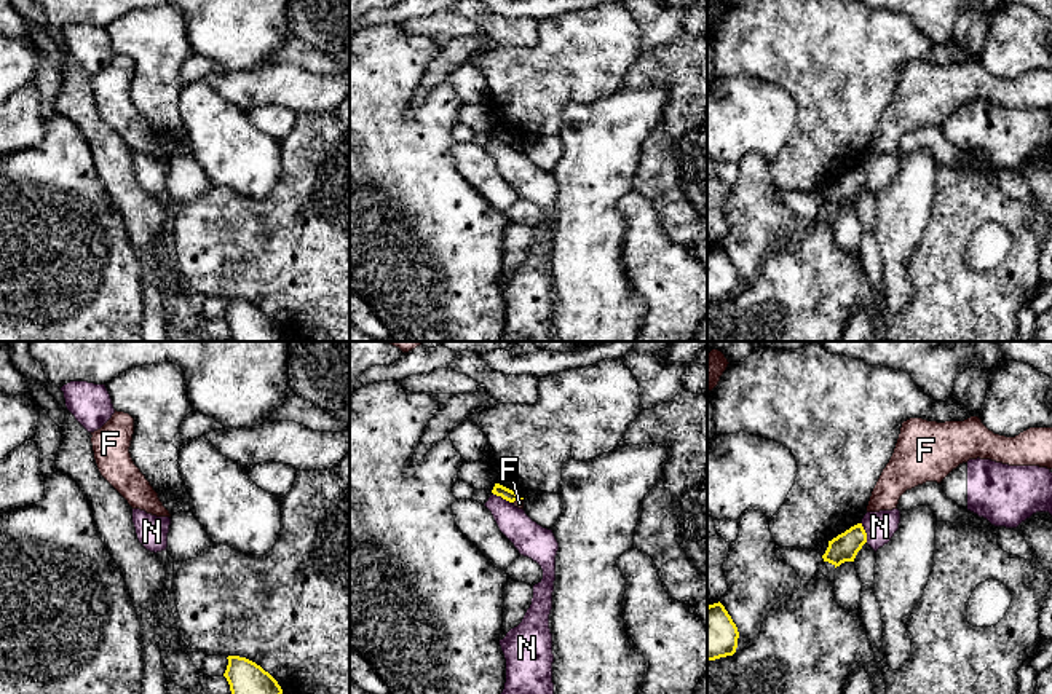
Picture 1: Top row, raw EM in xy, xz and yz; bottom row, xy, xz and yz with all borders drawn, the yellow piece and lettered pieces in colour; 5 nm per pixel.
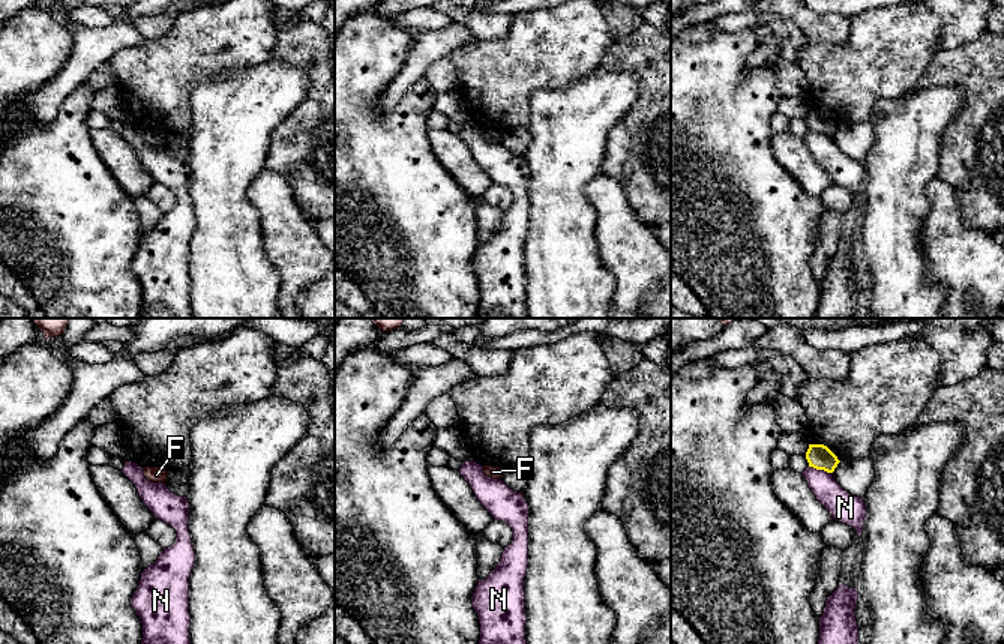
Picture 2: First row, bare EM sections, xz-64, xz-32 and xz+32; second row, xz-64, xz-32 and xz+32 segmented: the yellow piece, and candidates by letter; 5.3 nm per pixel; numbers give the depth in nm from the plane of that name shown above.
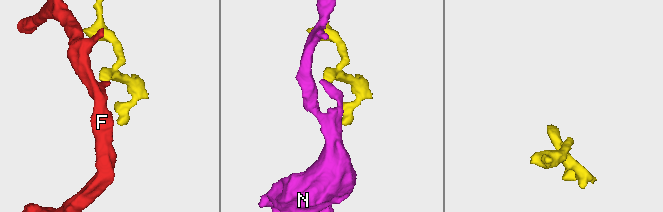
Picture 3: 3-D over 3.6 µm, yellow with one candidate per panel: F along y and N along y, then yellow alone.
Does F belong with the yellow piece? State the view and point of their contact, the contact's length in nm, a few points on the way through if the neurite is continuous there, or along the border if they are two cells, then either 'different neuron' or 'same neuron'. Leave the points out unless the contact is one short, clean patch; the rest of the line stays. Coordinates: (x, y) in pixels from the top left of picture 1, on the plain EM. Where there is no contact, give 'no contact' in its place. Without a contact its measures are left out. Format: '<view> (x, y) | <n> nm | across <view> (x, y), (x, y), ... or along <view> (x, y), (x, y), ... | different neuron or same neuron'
xz (518, 141) | 60 nm | along xz (522, 141), (513, 145) | different neuron

